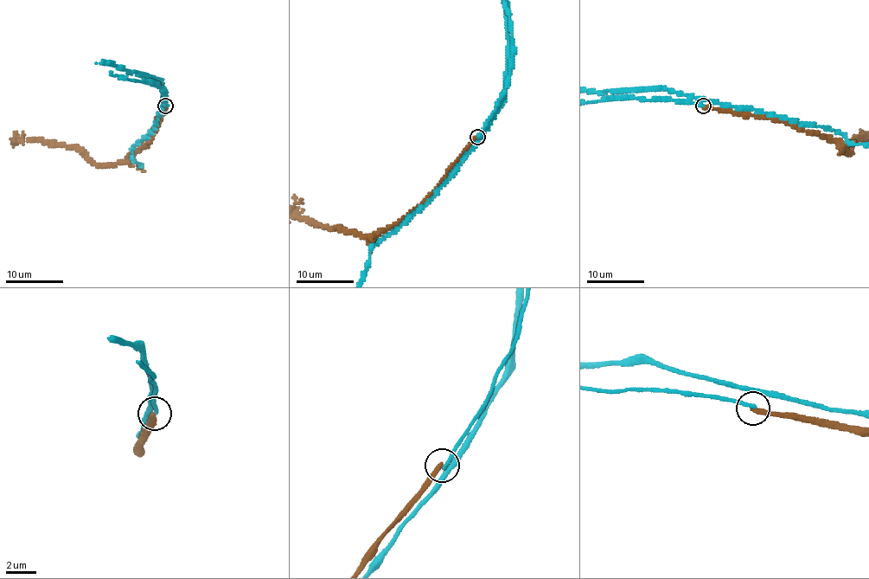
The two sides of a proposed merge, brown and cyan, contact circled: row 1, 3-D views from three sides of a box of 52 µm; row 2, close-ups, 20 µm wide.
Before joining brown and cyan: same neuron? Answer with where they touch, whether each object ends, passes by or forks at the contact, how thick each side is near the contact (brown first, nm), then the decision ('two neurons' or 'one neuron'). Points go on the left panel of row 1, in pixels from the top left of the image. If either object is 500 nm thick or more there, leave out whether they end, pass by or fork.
at (165, 106); brown ends there; cyan ends there; 360 nm thick on the brown side, 220 nm on the other; two neurons

